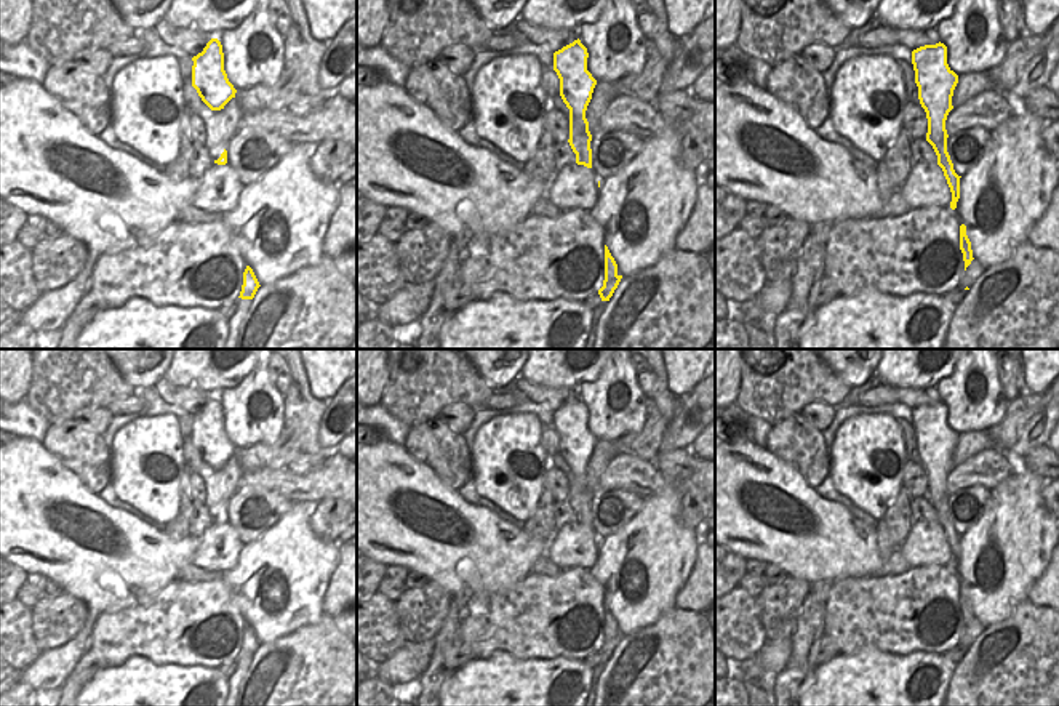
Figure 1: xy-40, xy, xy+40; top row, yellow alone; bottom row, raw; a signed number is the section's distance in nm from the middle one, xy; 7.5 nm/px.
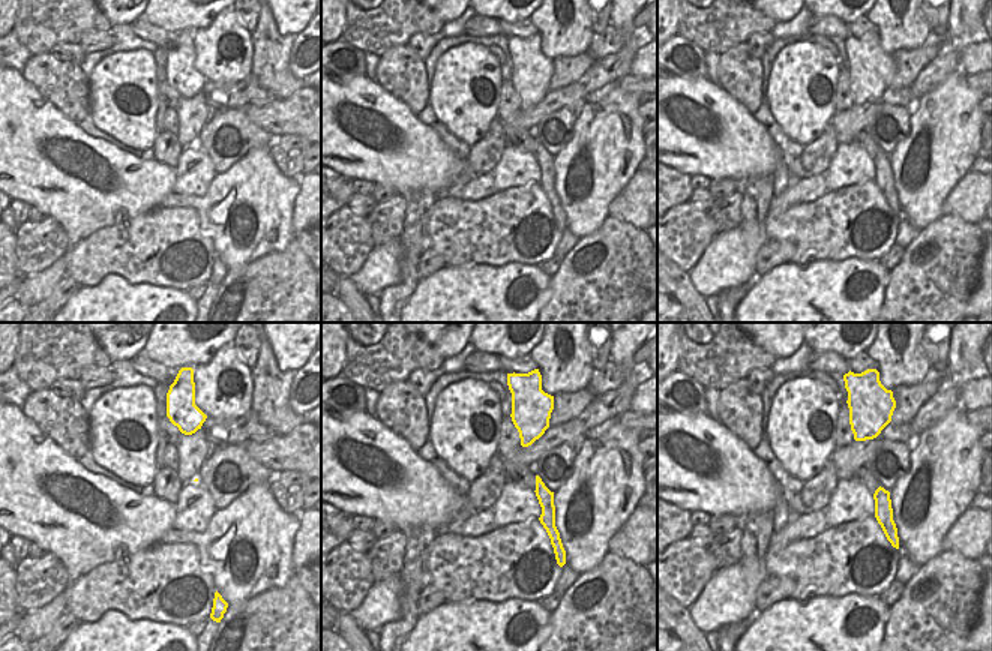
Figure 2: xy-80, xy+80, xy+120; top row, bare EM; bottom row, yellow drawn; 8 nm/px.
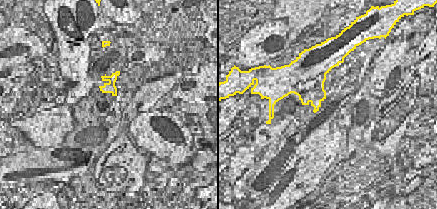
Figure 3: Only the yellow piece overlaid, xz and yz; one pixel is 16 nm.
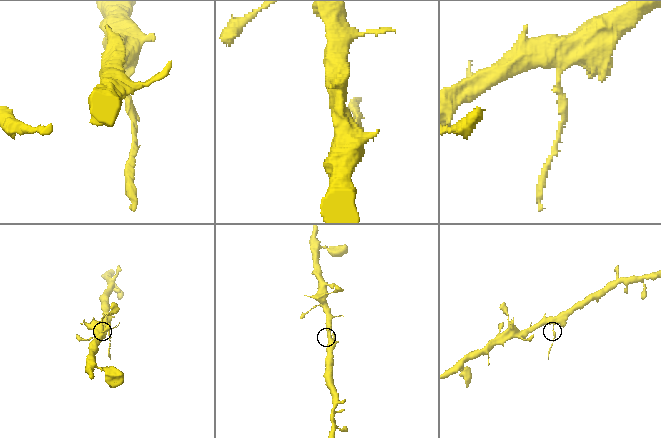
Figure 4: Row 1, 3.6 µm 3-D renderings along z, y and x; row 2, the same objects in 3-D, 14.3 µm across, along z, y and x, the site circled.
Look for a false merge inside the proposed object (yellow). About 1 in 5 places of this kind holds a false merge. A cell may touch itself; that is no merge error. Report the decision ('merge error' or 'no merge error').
no merge error

